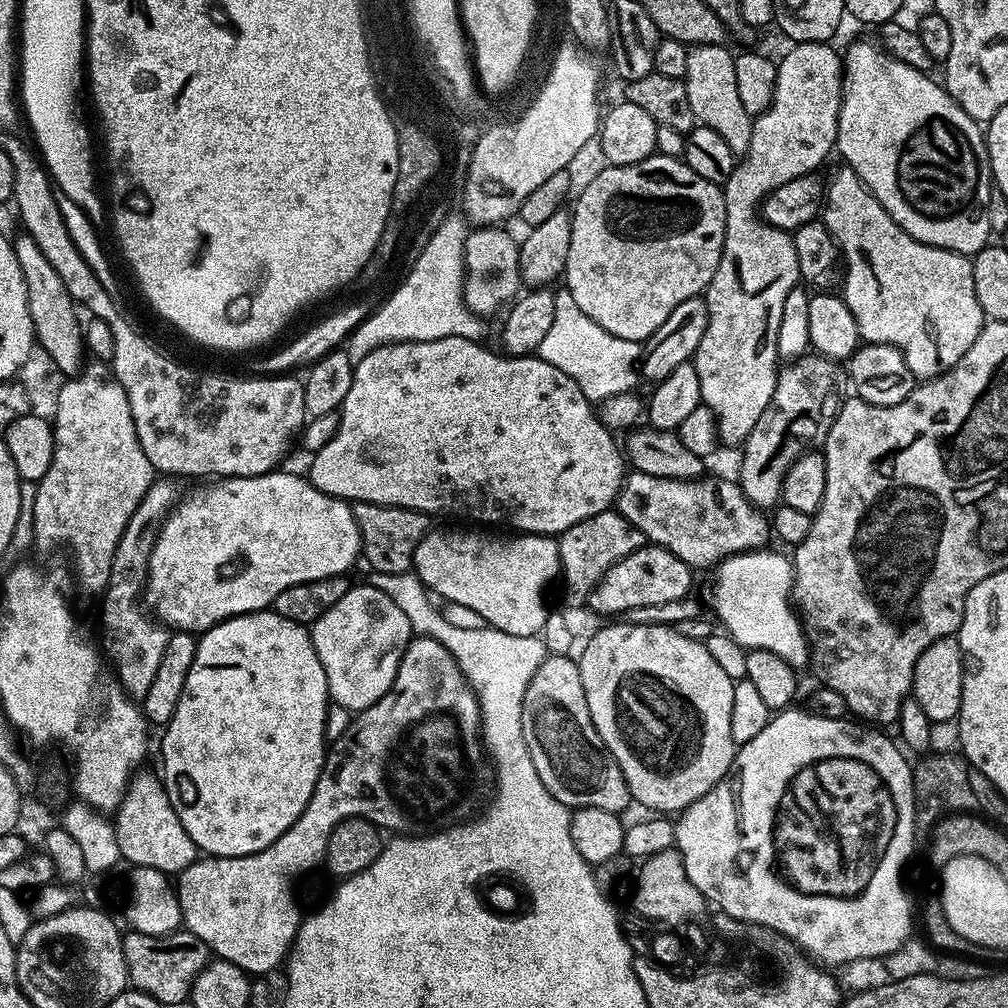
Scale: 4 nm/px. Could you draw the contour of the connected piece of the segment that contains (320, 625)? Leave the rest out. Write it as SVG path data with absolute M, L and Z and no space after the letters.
M364 582L357 588L356 585L349 587L348 592L342 594L342 598L338 598L338 602L330 606L330 610L326 610L326 614L319 616L310 625L310 631L318 662L322 662L322 670L326 670L326 686L331 703L342 706L353 714L362 713L374 706L374 702L378 702L378 698L382 698L382 694L390 690L398 674L402 654L408 649L408 642L414 636L406 614L402 614L402 609L390 602L390 598L386 598L386 594L382 594L382 590L375 588L371 582Z

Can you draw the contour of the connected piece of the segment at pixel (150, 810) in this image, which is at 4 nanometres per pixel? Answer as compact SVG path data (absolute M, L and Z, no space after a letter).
M137 771L129 780L122 802L114 813L121 857L138 868L169 874L185 872L198 858L197 846L190 834L186 834L186 826L182 826L170 798L164 793L163 779L157 773L155 776L152 772L144 771Z

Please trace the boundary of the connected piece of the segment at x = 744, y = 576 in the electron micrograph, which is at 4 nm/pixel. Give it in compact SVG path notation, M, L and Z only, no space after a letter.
M757 550L754 552L740 552L737 556L727 556L715 565L712 576L712 608L716 611L716 616L720 619L719 627L727 632L729 636L734 638L734 642L738 642L745 650L757 648L758 650L770 650L770 654L778 654L778 658L785 660L789 666L797 670L807 669L810 664L810 645L807 636L804 635L804 625L801 617L798 615L797 609L794 607L793 601L790 599L792 594L792 561L786 555L780 552L768 552L769 550Z

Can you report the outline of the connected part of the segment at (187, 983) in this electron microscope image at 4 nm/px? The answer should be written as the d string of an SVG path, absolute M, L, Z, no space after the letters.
M177 930L169 936L151 936L129 931L124 936L124 957L128 967L131 987L138 992L150 994L162 1006L180 1004L189 999L194 978L208 965L208 947L192 932Z

